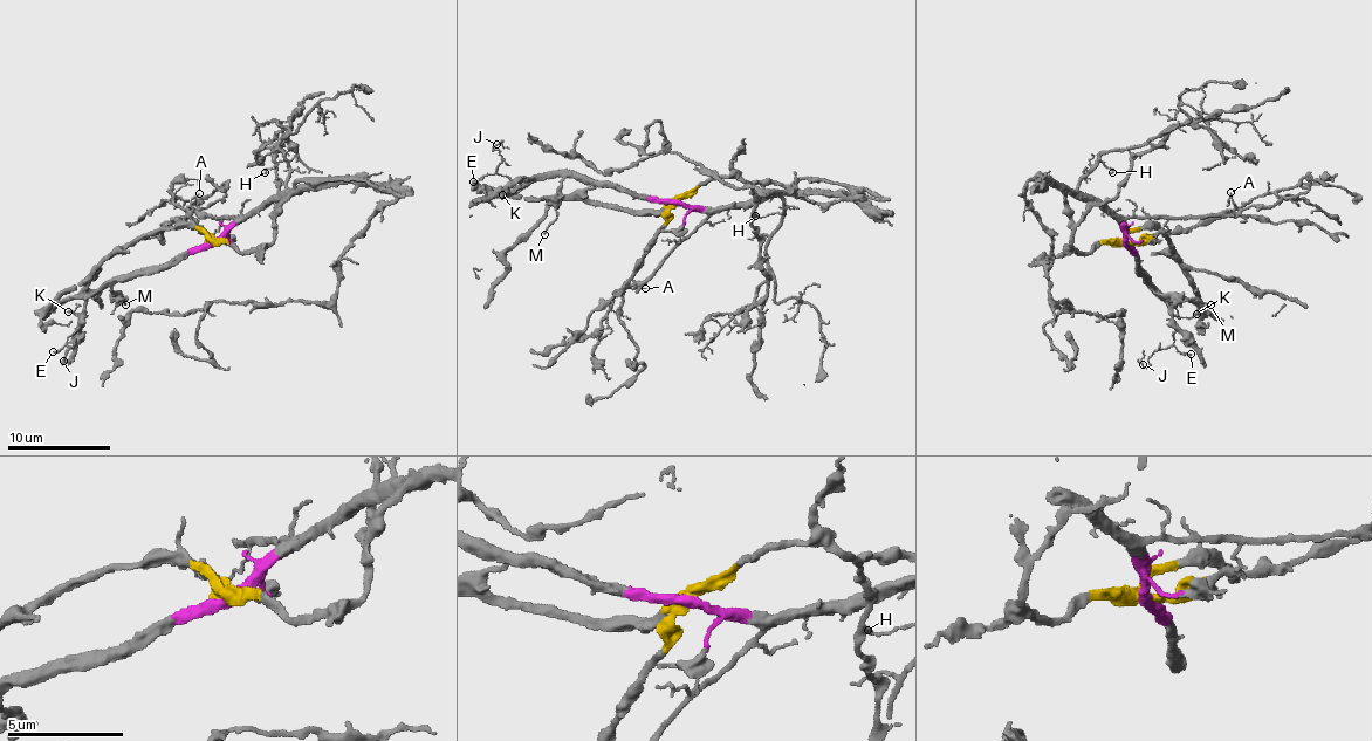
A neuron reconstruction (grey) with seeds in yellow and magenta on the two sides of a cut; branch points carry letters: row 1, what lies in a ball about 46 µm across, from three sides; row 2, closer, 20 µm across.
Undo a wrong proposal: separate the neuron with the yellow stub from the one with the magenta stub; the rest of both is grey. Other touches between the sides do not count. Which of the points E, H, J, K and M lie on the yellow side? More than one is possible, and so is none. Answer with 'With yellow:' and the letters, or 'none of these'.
With yellow: none of these

